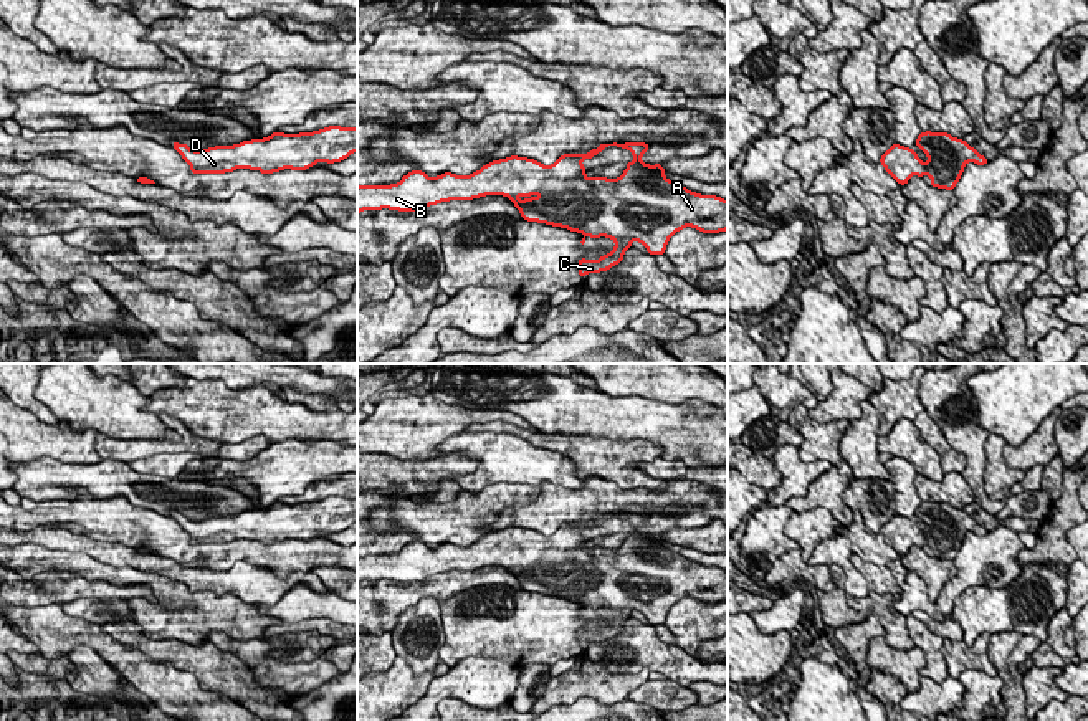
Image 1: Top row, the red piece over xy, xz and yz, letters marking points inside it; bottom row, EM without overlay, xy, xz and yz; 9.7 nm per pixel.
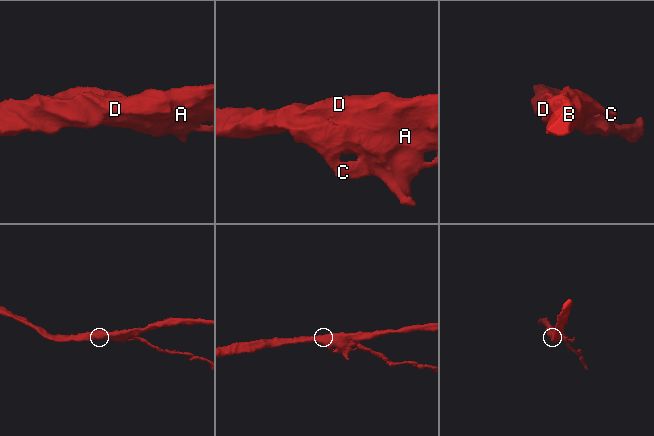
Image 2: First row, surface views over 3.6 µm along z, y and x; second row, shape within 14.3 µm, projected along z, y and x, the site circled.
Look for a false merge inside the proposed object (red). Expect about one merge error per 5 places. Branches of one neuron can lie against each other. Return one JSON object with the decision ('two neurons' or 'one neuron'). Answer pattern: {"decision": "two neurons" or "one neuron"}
{"decision": "one neuron"}

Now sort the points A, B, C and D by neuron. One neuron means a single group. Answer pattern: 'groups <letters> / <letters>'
groups A B C D

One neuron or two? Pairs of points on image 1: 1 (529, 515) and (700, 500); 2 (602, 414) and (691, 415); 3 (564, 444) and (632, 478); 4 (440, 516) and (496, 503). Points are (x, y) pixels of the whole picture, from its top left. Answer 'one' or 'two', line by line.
1: one
2: one
3: one
4: one

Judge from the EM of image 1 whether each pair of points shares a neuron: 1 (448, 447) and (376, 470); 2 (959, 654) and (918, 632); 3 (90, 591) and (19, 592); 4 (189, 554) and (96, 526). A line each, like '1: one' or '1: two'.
1: two
2: two
3: one
4: one

